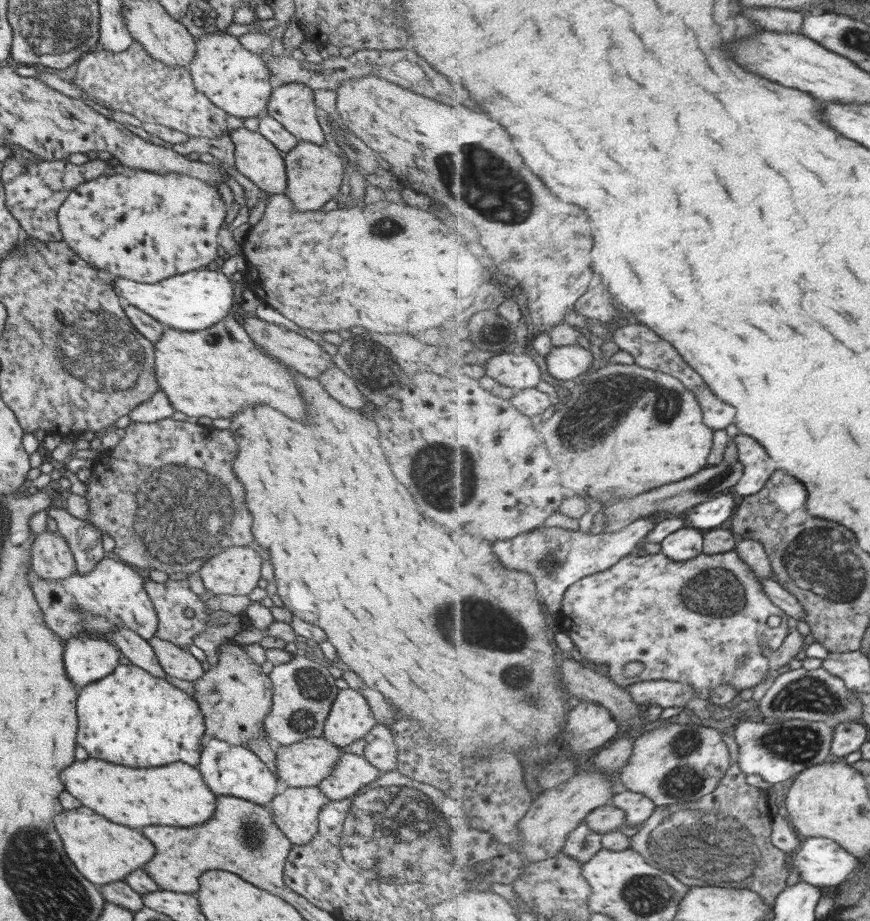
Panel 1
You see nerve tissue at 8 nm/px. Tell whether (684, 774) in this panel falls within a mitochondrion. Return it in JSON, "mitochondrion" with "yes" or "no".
{"mitochondrion":"yes"}

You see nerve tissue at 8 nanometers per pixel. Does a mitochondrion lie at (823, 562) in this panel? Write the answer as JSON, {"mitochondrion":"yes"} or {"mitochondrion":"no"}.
{"mitochondrion":"yes"}

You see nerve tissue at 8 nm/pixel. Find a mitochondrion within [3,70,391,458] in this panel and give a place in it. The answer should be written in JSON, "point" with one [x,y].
{"point":[96,348]}

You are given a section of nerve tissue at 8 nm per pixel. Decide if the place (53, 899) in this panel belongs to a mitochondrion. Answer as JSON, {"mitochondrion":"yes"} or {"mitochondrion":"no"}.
{"mitochondrion":"yes"}

